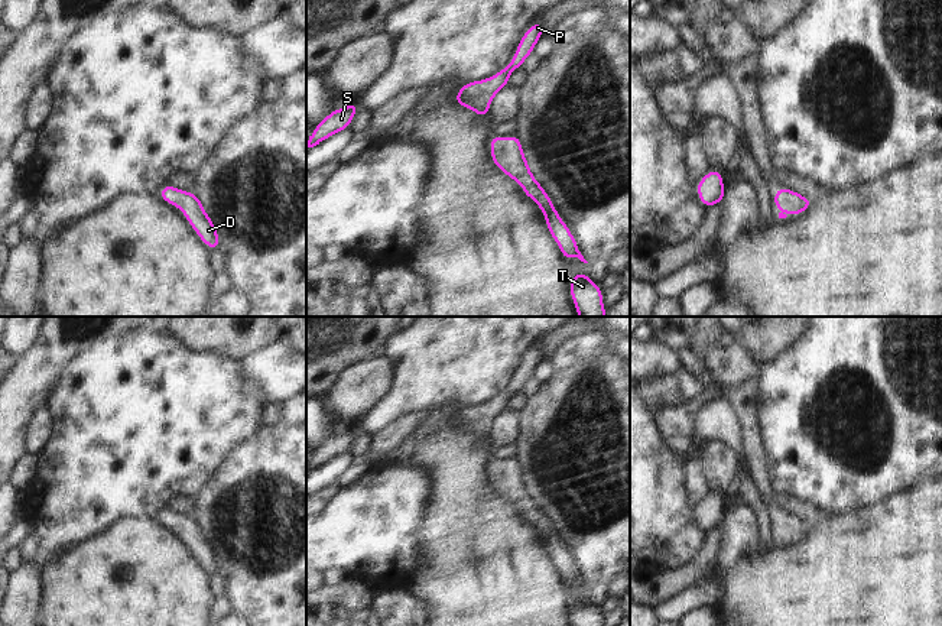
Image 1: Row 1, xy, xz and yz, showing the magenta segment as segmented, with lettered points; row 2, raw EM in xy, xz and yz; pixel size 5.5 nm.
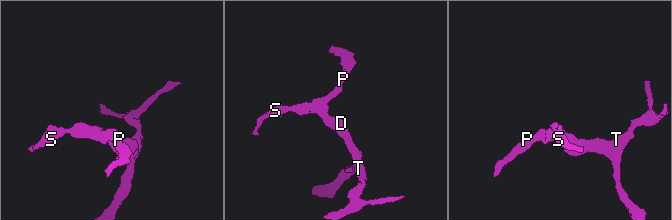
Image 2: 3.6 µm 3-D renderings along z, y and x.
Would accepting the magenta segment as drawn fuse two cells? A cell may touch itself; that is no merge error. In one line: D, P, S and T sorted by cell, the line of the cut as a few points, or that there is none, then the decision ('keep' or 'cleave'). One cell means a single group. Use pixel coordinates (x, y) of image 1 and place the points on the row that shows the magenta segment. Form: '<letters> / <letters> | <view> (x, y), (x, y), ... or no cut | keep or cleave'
D P S T | no cut | keep

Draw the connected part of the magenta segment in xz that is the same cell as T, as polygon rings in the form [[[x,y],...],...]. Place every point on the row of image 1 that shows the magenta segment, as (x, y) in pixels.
[[[588,273],[572,275],[569,292],[579,317],[605,317],[607,309],[601,301],[604,292],[588,278]]]

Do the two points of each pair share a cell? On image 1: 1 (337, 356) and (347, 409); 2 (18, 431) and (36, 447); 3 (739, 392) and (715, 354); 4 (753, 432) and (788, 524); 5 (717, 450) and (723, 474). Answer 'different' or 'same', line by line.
1: different
2: different
3: same
4: same
5: same

